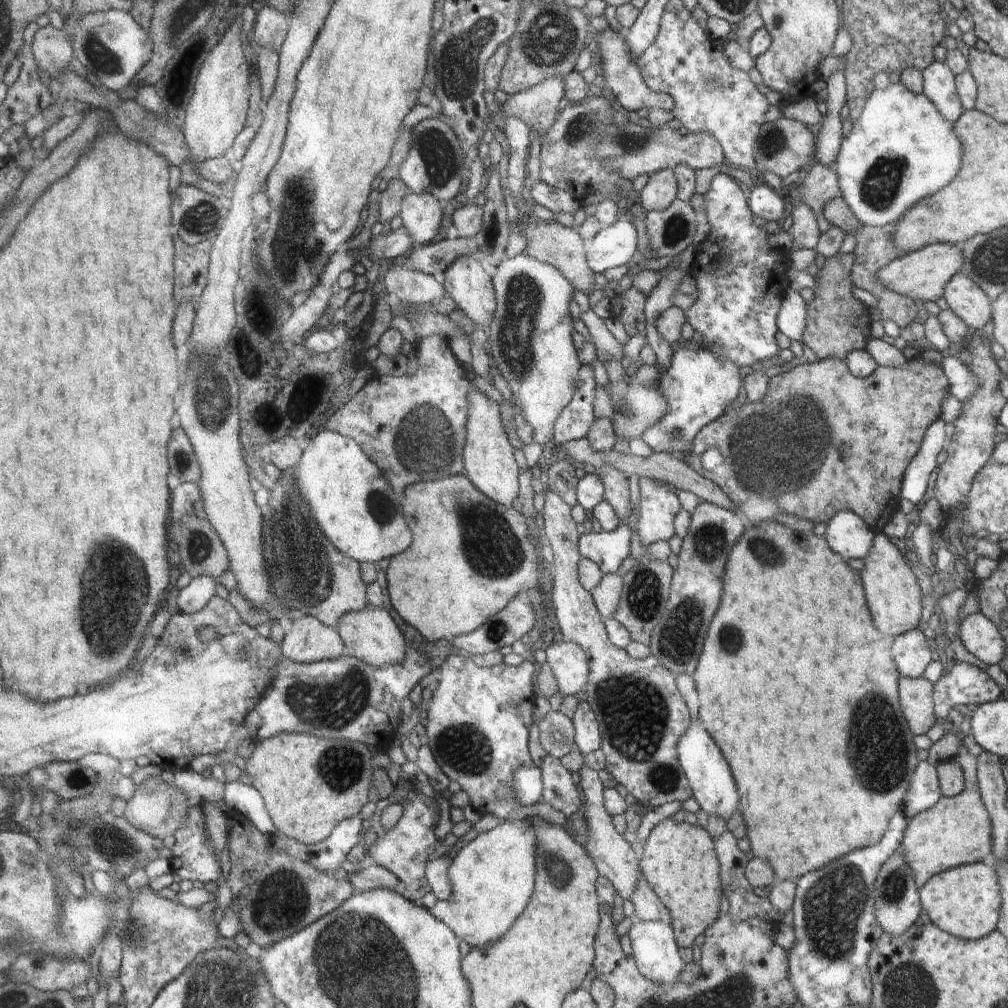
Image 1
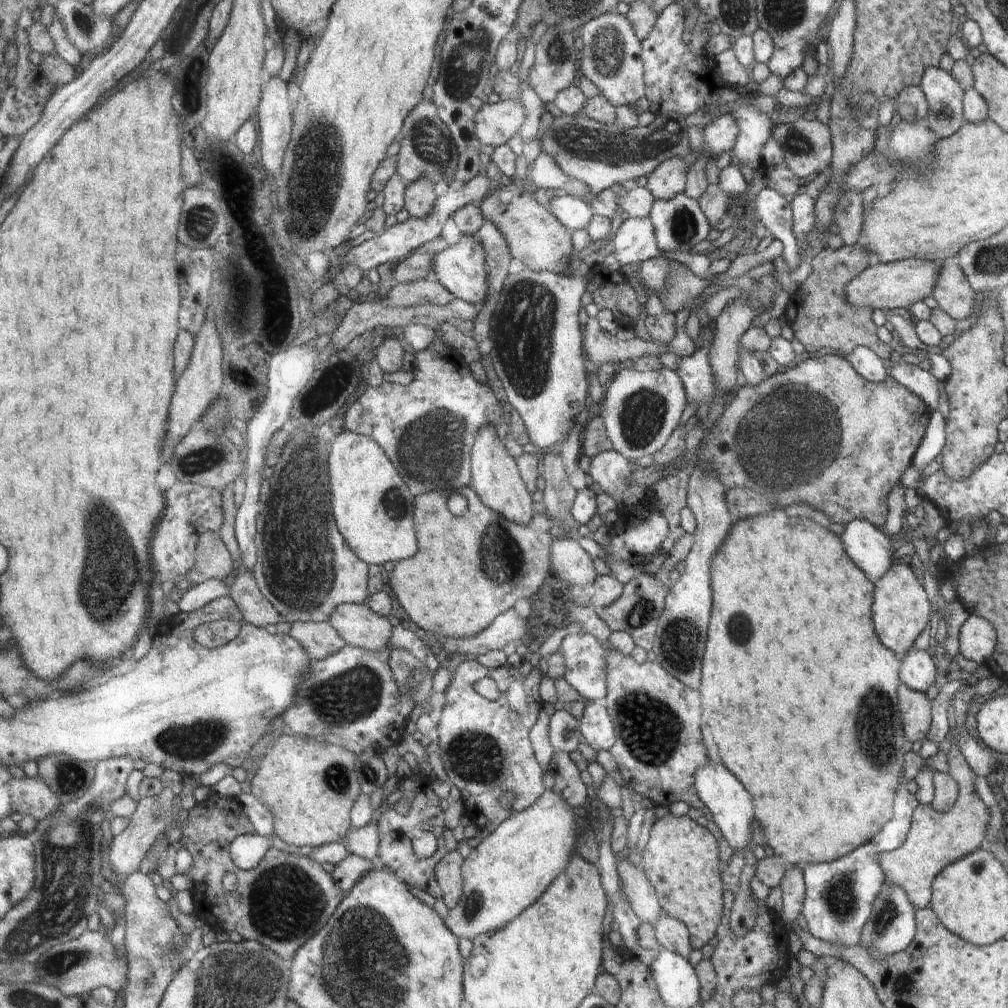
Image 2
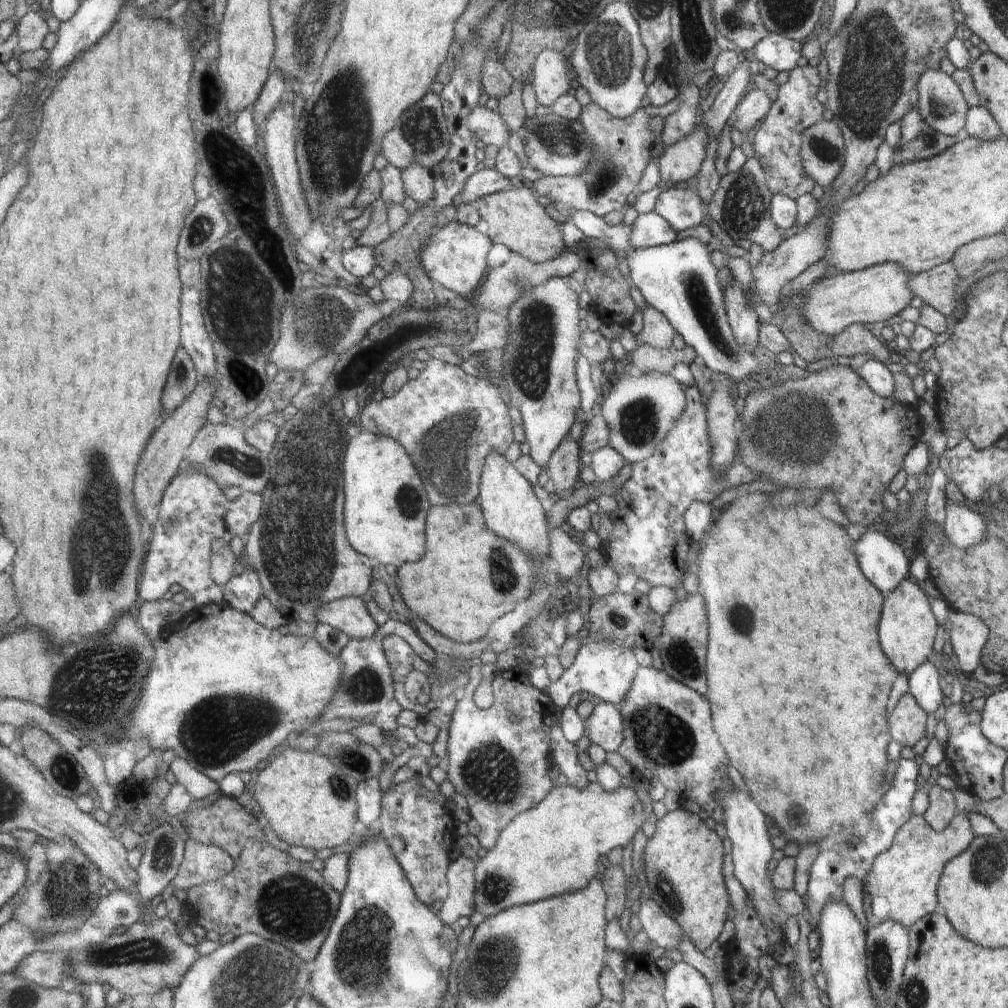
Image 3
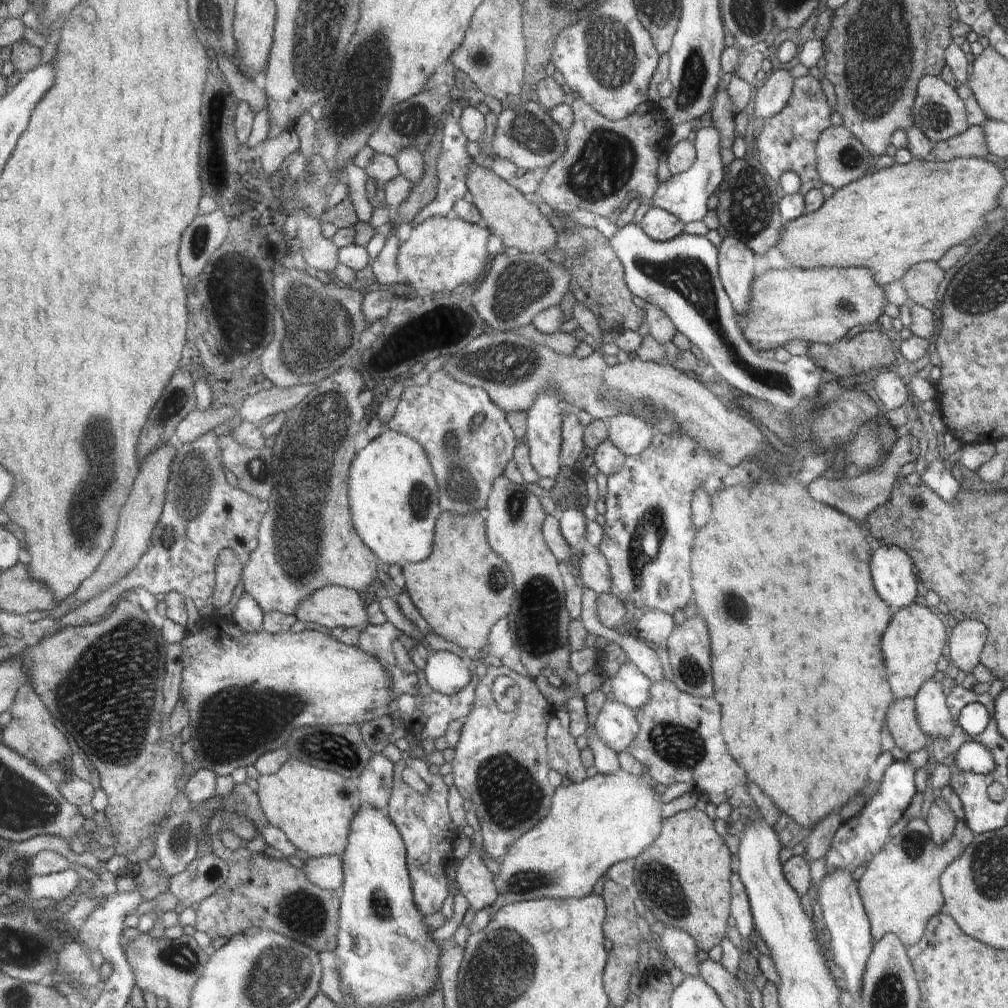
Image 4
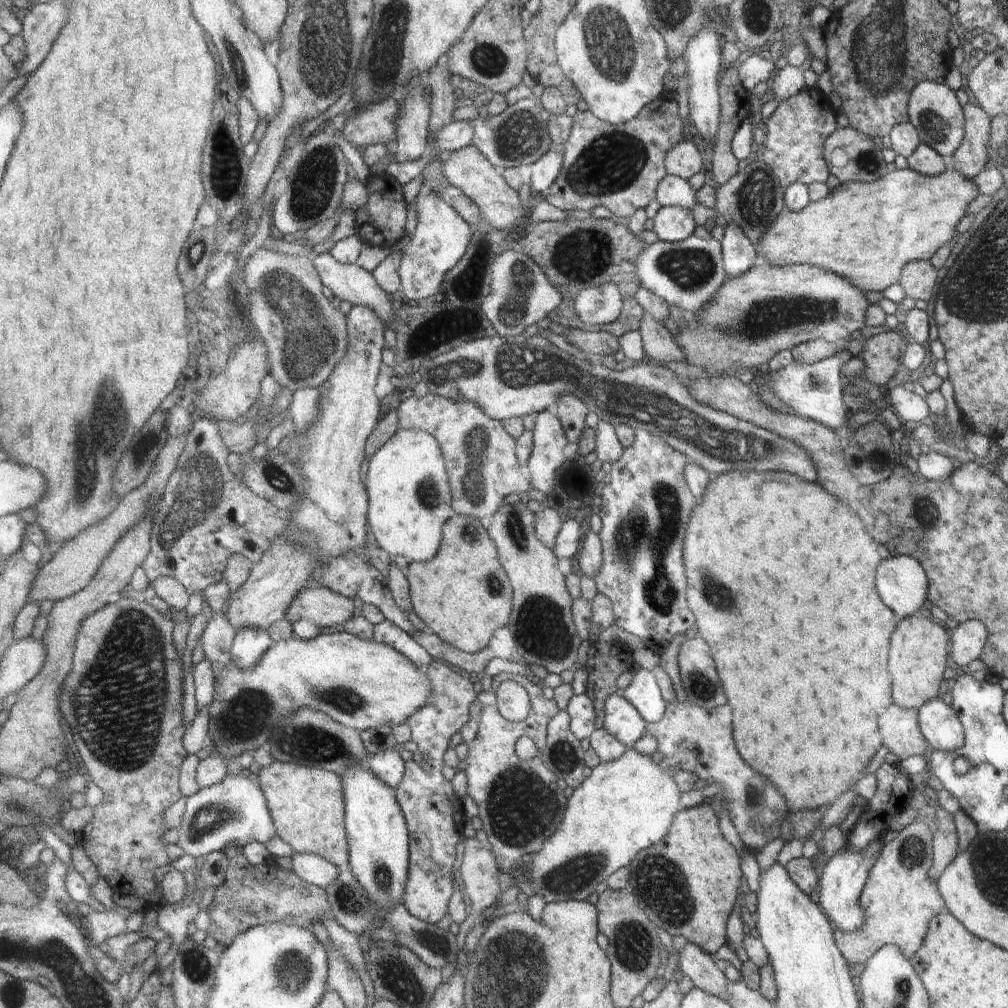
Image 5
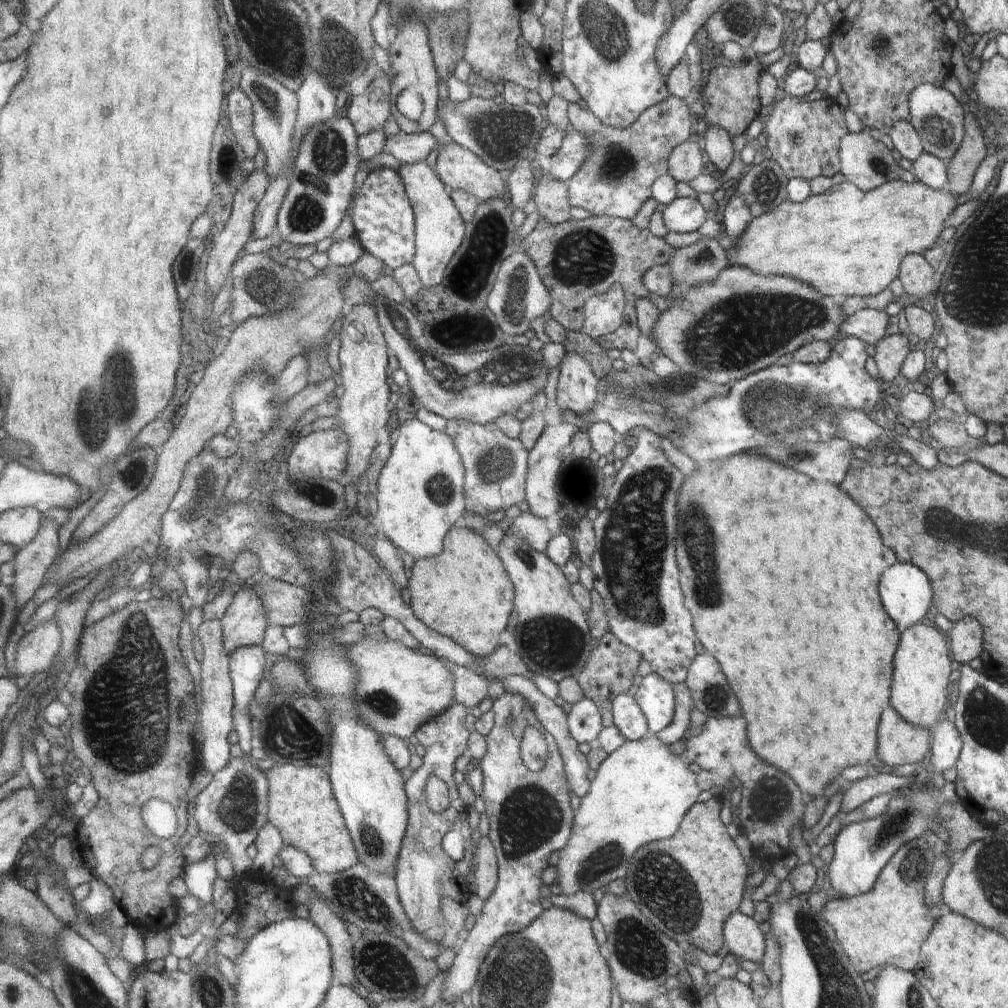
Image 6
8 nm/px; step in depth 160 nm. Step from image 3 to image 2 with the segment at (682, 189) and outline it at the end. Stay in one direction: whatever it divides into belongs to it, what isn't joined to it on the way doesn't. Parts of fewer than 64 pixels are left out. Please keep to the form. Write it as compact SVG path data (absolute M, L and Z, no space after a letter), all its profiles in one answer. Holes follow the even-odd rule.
M678 193L669 198L655 199L652 205L650 220L654 225L655 237L658 248L663 252L689 252L696 244L706 239L711 230L706 215L699 207L697 200L691 199L686 193Z

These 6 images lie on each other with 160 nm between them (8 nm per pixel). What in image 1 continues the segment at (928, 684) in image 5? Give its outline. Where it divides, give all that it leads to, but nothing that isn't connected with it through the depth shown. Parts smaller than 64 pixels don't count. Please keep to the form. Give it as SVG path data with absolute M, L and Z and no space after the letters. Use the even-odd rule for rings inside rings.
M877 532L871 553L868 553L864 560L866 564L862 570L864 590L868 590L868 606L872 606L872 618L876 618L876 626L880 626L880 630L884 630L884 634L892 638L920 628L918 626L921 624L920 616L922 616L920 588L902 554L896 550L896 546L890 544L884 533Z

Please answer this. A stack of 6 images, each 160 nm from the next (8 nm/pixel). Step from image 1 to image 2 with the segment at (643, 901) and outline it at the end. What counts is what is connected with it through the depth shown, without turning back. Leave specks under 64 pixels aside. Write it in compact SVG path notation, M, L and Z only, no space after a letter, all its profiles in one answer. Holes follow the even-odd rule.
M665 914L652 925L660 946L682 955L687 960L690 958L693 948L689 939L689 930L684 923Z

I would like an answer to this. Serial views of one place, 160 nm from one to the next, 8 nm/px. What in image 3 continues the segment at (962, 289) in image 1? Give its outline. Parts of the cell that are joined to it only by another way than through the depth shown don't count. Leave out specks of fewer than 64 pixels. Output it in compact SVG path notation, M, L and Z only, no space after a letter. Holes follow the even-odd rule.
M951 261L936 266L935 269L911 277L911 288L915 297L922 298L925 305L938 310L940 314L952 316L954 310L954 288L959 274Z

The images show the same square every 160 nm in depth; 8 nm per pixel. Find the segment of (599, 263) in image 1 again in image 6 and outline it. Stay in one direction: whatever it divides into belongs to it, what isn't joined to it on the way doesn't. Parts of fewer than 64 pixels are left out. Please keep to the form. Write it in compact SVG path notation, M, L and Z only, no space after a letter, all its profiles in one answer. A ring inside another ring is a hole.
M676 197L662 212L668 230L694 232L706 221L706 207L694 197Z

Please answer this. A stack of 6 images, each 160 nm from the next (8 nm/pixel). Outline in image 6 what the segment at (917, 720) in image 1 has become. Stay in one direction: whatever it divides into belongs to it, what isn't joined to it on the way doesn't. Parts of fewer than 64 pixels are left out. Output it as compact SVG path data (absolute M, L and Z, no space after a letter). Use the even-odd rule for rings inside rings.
M893 708L884 710L878 728L878 757L883 764L898 767L901 764L920 764L931 750L928 728L904 720Z

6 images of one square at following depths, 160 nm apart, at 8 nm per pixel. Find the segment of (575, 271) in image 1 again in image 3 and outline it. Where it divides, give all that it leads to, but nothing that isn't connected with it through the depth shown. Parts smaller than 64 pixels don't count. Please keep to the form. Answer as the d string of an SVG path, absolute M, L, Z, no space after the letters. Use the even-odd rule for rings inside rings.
M511 187L499 193L490 193L475 200L481 220L488 225L486 234L492 243L501 243L510 253L520 254L534 264L556 260L564 250L560 226L544 212L527 187Z

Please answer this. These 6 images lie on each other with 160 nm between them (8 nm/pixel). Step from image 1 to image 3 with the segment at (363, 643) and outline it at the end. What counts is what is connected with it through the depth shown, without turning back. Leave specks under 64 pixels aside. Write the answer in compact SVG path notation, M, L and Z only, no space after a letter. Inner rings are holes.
M342 598L328 602L317 613L319 623L340 630L349 639L372 638L379 632L379 624L367 610L366 599Z

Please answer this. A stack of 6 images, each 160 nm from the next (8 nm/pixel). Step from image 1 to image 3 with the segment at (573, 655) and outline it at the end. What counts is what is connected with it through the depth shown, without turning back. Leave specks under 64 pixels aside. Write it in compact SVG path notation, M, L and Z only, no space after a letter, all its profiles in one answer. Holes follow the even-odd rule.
M587 639L578 648L572 665L564 669L558 681L550 683L546 692L553 704L560 704L560 708L570 705L571 699L580 692L587 692L595 701L603 701L617 708L630 693L638 671L639 664L632 647L612 640Z

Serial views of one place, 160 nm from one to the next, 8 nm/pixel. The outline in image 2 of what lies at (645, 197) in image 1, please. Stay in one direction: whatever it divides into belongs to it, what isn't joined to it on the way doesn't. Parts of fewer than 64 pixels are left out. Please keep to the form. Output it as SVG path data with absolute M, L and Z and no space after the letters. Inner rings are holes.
M682 157L667 158L651 172L646 188L656 199L668 200L684 192L688 169L689 164Z

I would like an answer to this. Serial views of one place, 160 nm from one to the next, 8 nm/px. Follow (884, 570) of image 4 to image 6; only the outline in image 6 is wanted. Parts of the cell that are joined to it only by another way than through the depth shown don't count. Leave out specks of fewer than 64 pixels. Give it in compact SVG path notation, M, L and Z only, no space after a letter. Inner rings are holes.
M900 562L890 566L888 574L884 574L880 596L882 606L901 631L922 620L933 602L926 574L912 564Z

